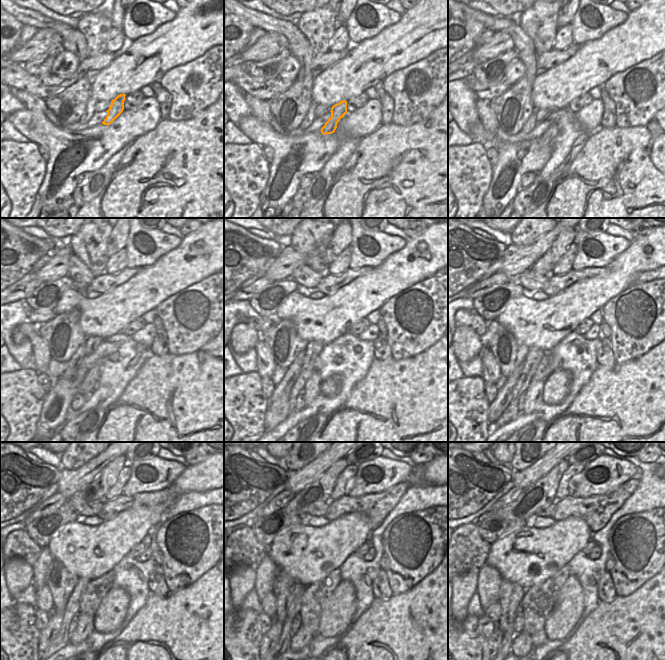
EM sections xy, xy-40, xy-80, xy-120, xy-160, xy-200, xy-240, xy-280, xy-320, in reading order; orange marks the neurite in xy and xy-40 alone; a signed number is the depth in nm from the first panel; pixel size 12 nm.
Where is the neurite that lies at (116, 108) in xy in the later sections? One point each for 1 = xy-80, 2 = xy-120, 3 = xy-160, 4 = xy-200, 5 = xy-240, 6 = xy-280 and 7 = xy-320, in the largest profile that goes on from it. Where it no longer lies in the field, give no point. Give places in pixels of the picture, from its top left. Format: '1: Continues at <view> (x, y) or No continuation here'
1: Continues at xy-80 (552, 131)
2: Continues at xy-120 (89, 384)
3: Continues at xy-160 (311, 390)
4: Continues at xy-200 (534, 394)
5: Continues at xy-240 (84, 628)
6: Continues at xy-280 (302, 638)
7: Continues at xy-320 (521, 645).

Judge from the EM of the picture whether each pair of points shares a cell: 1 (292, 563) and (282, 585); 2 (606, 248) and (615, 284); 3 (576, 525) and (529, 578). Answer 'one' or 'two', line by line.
1: two
2: two
3: one

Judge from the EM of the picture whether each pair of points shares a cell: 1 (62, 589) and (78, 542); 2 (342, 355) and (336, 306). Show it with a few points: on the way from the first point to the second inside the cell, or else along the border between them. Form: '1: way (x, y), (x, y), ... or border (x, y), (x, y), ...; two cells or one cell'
1: border (54, 558), (79, 577); two cells
2: border (348, 331), (324, 345); two cells

